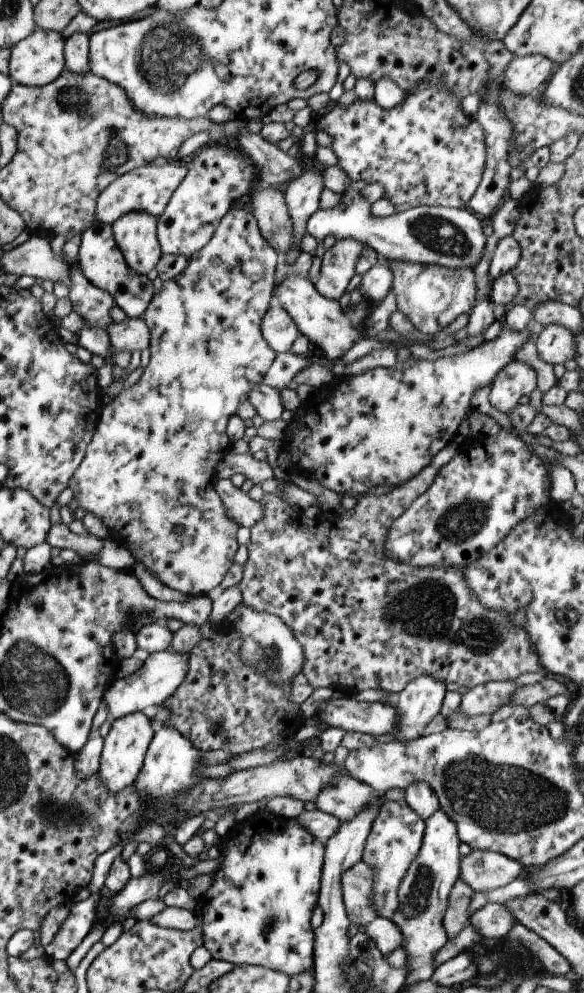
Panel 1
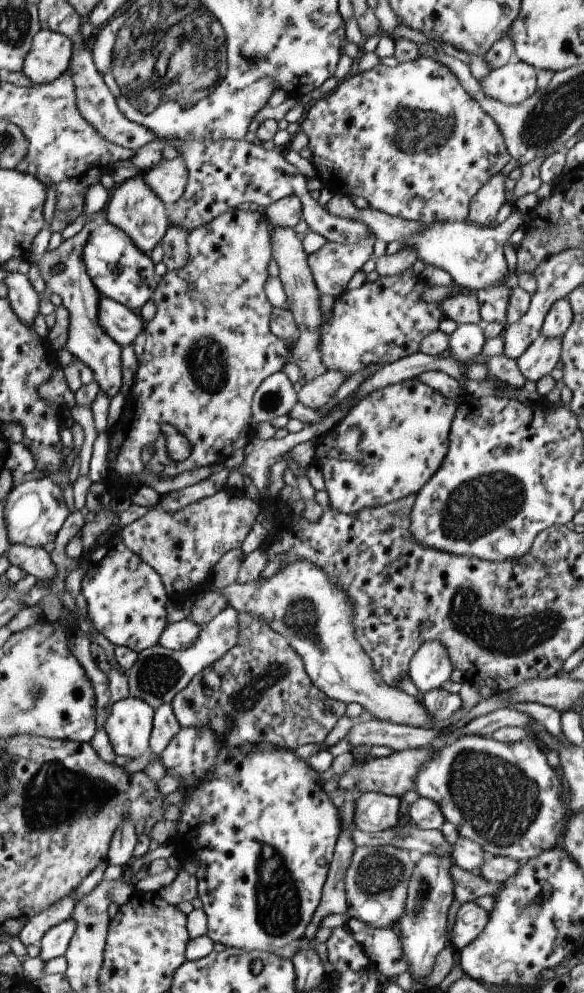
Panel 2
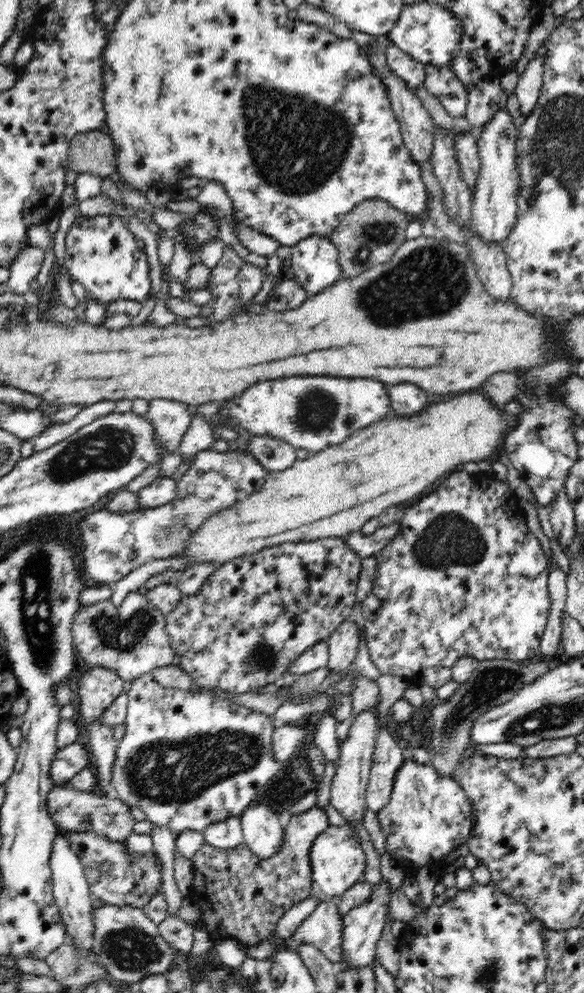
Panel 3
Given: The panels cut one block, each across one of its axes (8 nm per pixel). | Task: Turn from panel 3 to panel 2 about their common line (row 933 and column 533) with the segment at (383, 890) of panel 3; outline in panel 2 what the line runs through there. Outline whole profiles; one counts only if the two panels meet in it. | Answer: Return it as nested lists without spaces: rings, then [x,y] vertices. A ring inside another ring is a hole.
[[[540,334],[538,338],[517,358],[517,364],[526,380],[539,381],[549,375],[561,360],[562,337],[546,338]]]

